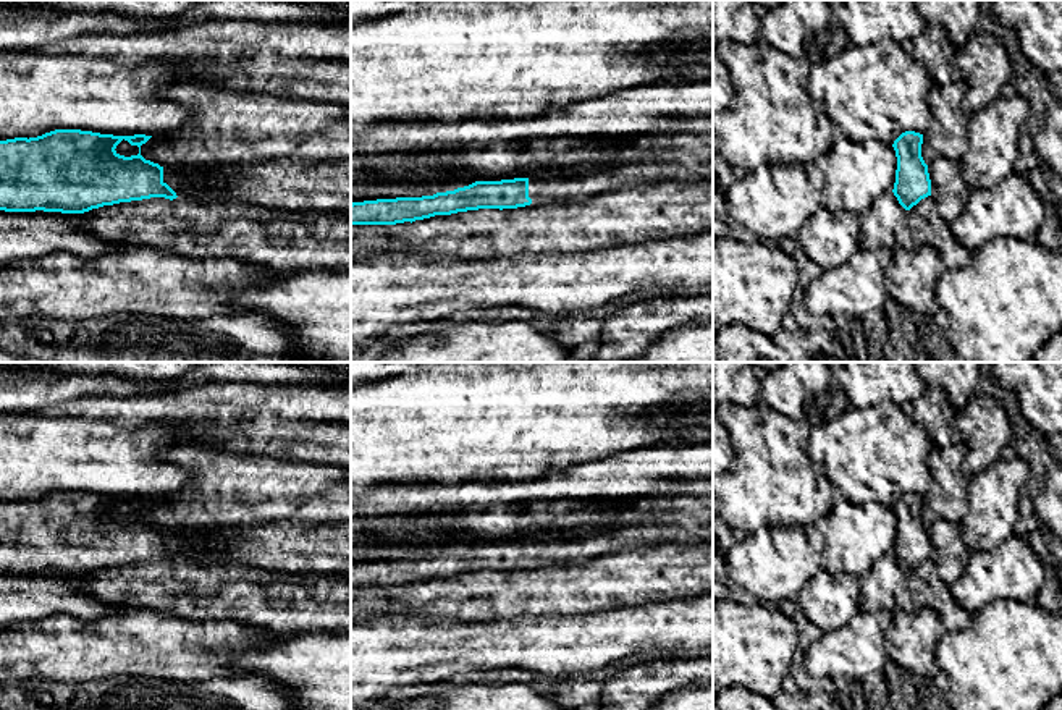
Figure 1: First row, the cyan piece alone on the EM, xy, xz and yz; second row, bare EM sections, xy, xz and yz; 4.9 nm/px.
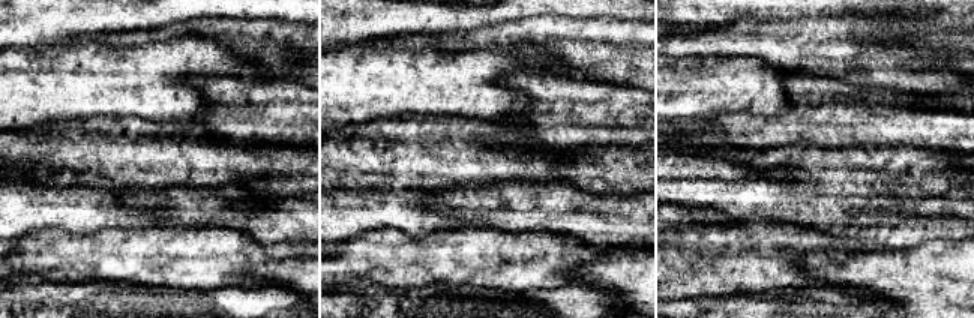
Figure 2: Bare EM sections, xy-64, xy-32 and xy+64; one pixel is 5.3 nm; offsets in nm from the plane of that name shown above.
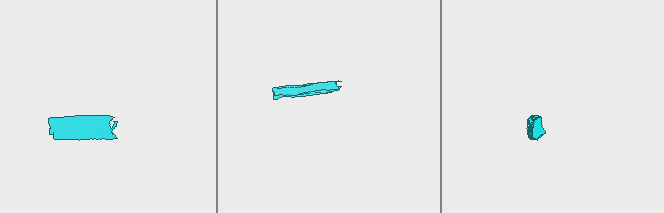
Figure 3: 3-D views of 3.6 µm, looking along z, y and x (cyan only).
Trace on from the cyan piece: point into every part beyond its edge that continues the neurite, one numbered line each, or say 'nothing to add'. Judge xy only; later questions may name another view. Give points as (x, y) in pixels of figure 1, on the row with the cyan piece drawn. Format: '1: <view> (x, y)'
1: xy (170, 175)

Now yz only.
nothing to add

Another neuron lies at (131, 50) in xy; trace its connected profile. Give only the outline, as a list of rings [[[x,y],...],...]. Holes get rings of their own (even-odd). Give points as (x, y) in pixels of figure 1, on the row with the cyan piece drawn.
[[[207,21],[139,36],[81,36],[34,50],[45,55],[112,58],[126,66],[178,63],[186,81],[351,107],[351,24]]]

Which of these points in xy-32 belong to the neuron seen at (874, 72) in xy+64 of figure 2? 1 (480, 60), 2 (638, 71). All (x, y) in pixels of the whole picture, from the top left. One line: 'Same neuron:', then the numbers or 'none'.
Same neuron: 2

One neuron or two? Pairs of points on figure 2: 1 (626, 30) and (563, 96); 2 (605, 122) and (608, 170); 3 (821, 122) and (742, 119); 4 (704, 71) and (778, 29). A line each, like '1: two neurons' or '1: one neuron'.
1: two neurons
2: two neurons
3: one neuron
4: two neurons

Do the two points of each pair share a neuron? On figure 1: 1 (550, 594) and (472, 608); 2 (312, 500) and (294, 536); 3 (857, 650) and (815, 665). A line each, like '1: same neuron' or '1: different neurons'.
1: same neuron
2: different neurons
3: same neuron

